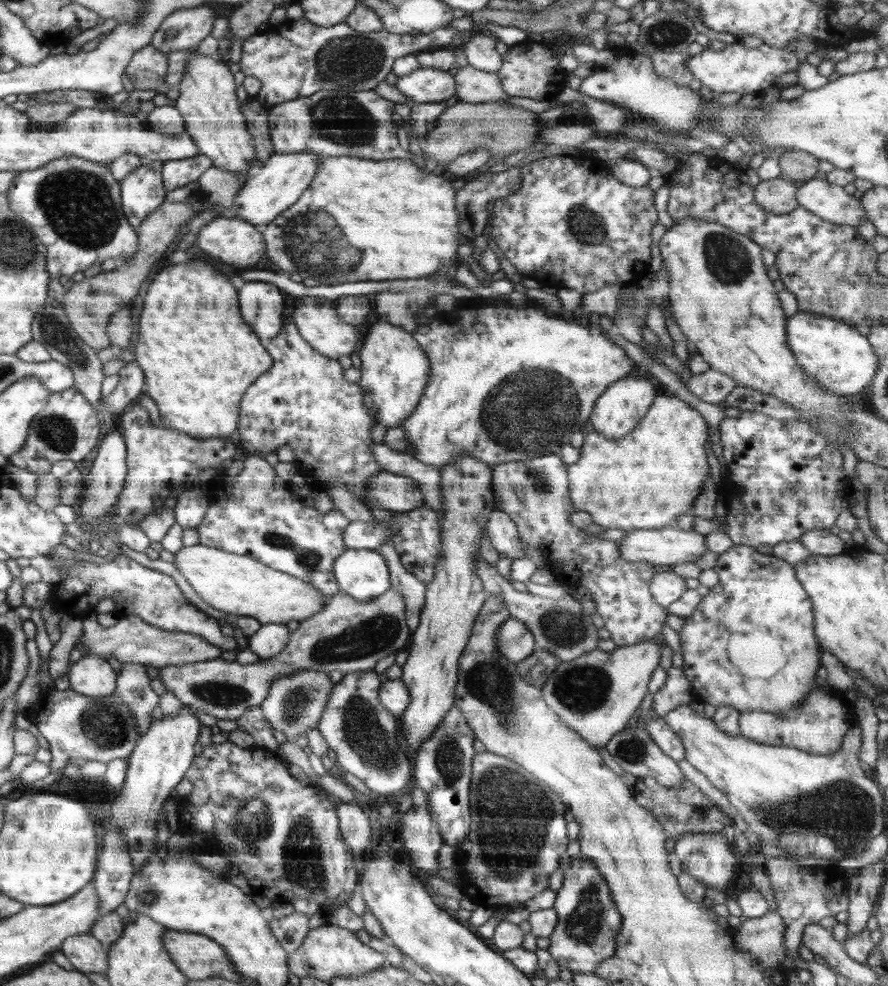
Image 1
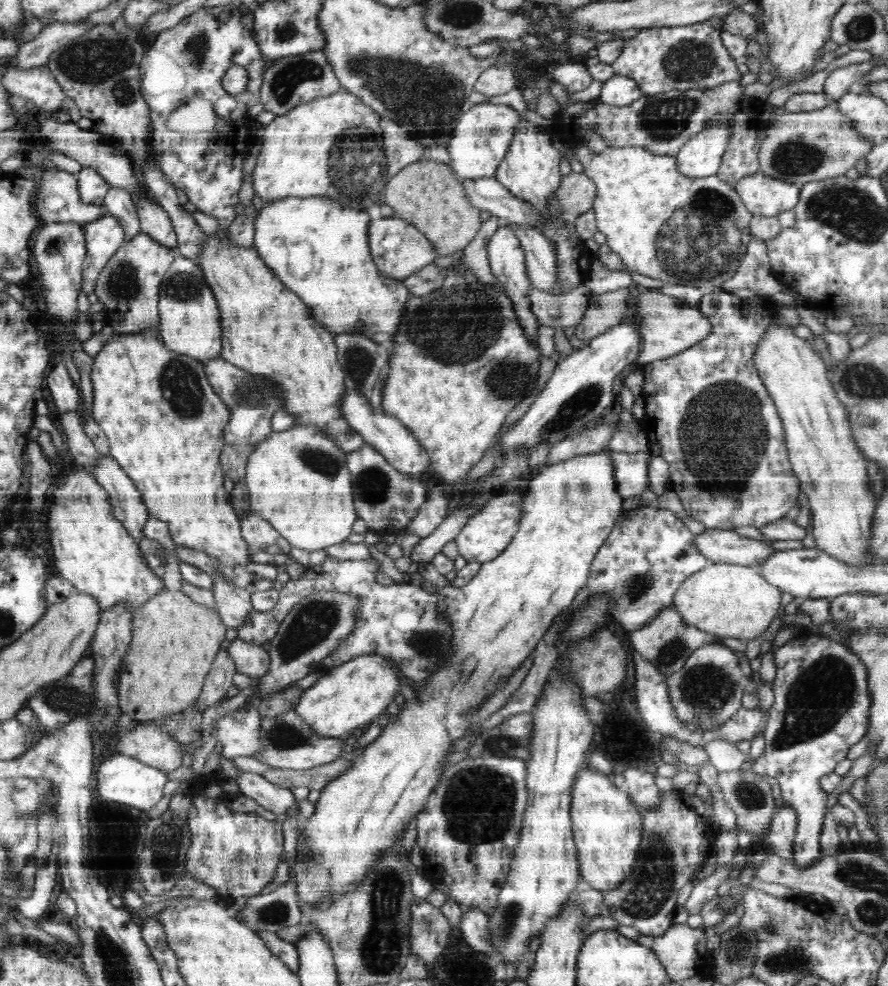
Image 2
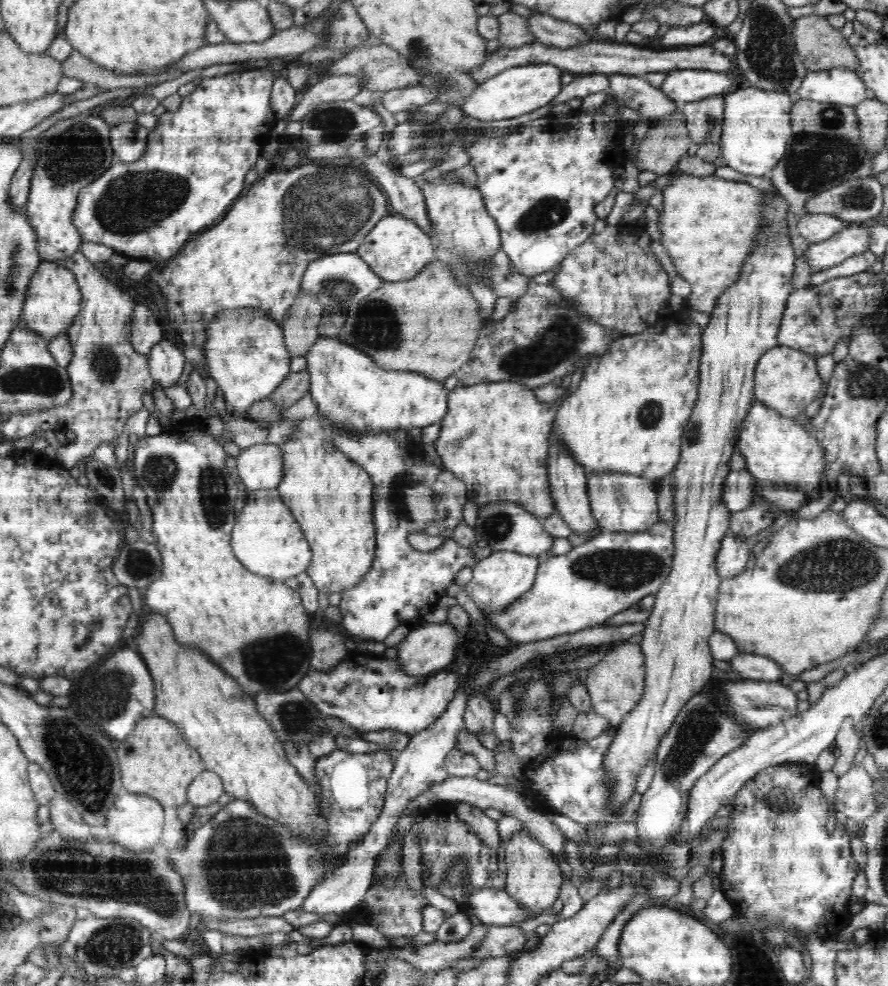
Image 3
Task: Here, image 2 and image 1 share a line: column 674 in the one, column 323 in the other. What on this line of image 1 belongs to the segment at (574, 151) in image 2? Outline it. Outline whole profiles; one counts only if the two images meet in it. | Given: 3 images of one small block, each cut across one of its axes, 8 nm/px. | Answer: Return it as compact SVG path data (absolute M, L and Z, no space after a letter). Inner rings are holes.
M336 156L321 157L317 164L317 173L310 186L300 198L281 212L272 222L263 227L265 248L268 258L276 264L280 272L302 280L314 278L321 285L343 284L344 282L384 281L405 278L436 276L436 270L456 263L456 250L460 246L459 212L455 205L455 189L452 180L442 172L434 171L426 174L412 159L393 158L384 160L368 160L366 158Z

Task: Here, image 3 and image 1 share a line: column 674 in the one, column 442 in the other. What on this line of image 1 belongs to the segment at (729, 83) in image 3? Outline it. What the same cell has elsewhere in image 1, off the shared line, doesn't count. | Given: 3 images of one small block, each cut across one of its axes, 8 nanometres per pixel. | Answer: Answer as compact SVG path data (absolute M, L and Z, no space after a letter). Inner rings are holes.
M420 68L406 76L398 76L395 85L408 103L455 100L455 80L448 71Z

